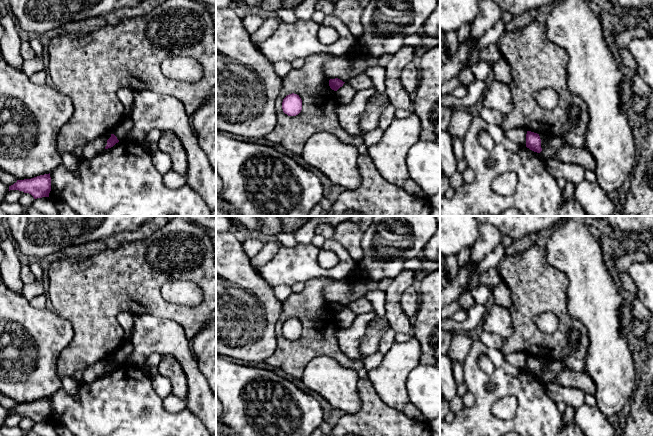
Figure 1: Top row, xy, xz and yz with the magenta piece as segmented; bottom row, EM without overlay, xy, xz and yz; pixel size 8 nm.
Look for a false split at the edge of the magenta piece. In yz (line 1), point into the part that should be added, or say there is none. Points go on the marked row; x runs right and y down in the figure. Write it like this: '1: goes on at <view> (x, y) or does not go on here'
1: does not go on here

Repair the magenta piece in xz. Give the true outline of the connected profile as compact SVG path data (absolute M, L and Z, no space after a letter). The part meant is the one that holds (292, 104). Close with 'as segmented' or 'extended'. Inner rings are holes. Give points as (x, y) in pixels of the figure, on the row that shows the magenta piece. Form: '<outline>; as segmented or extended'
M297 94L287 95L282 102L282 109L288 116L296 116L302 110L302 100Z; as segmented

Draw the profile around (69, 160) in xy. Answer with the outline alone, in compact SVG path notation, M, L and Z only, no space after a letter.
M64 152L62 154L62 163L64 167L66 167L69 171L78 175L79 170L79 160L80 156L75 156L73 153Z

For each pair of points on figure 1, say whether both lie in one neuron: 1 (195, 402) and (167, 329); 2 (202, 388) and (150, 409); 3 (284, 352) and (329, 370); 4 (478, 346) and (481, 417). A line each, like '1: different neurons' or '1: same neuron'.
1: same neuron
2: different neurons
3: different neurons
4: same neuron

